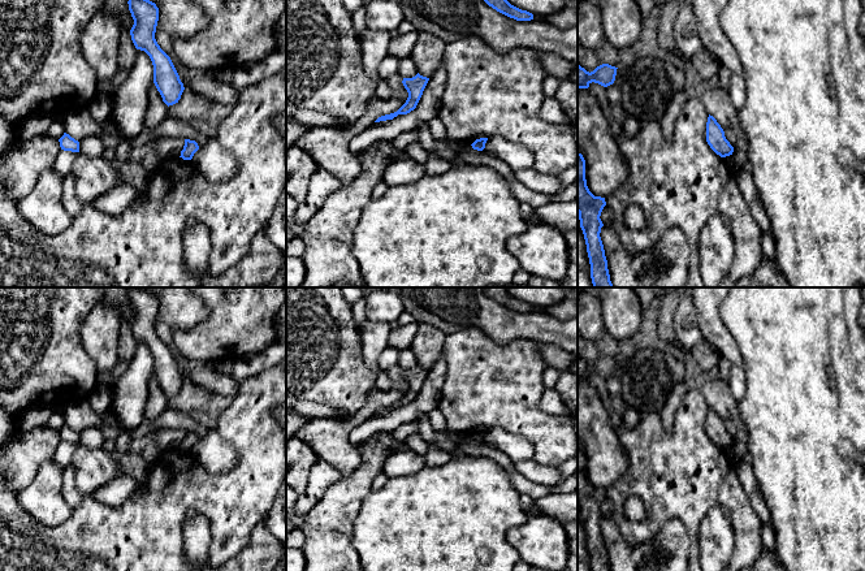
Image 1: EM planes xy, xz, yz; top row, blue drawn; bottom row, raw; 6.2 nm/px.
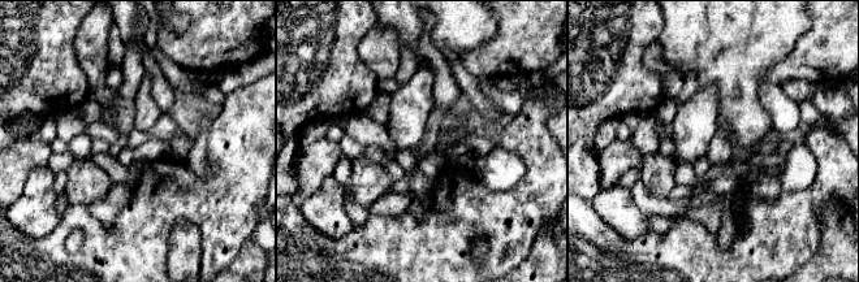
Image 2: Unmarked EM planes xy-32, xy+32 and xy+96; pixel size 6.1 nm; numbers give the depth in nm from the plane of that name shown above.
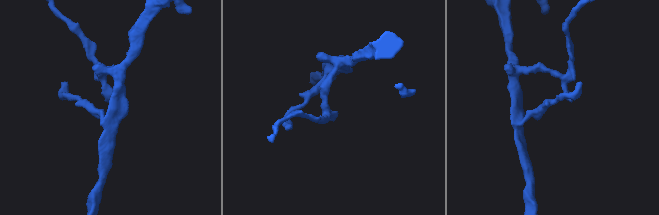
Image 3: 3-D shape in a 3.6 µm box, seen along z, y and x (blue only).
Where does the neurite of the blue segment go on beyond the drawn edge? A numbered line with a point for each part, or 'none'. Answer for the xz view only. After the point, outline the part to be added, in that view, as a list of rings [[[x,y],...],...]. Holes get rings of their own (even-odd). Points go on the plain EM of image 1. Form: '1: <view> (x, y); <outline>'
none

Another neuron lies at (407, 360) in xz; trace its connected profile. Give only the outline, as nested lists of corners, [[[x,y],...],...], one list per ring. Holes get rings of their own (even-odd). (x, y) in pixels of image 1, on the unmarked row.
[[[410,347],[399,351],[398,364],[402,369],[412,369],[418,365],[415,354]]]

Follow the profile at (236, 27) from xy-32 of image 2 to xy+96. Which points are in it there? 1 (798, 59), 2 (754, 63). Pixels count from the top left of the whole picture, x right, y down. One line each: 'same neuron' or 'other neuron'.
1: same neuron
2: other neuron

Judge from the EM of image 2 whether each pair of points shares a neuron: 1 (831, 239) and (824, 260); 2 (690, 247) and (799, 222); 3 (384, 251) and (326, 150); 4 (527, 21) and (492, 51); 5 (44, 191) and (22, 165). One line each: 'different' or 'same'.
1: same
2: same
3: different
4: same
5: different

